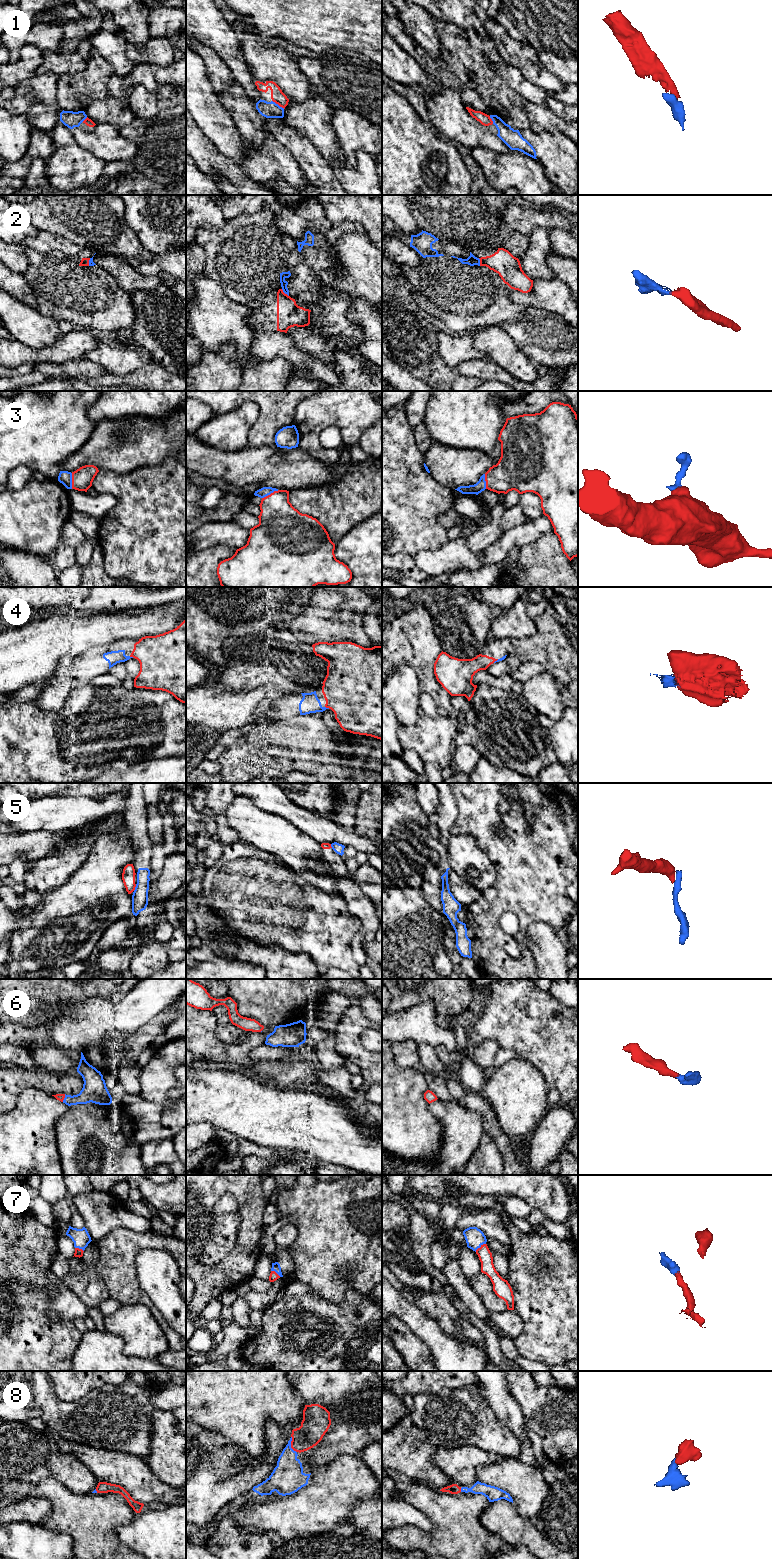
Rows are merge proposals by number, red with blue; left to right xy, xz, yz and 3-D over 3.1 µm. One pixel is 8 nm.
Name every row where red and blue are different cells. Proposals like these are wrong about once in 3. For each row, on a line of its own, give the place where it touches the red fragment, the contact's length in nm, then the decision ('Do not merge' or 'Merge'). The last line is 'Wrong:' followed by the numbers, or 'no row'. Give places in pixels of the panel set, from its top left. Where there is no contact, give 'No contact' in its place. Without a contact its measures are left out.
1: Touches red at xz (278, 104). Shared border 120 nm. Merge
2: Touches red at xz (284, 293). Shared border 90 nm. Do not merge
3: Touches red at xz (271, 493). Shared border 150 nm. Merge
4: Touches red at xz (327, 707). Shared border 40 nm. Merge
5: Touches red at xy (135, 886). Shared border 60 nm. Do not merge
6: Touches red at xy (64, 1097). Shared border 70 nm. Merge
7: Touches red at yz (481, 1246). Shared border 110 nm. Merge
8: Touches red at xz (291, 1444). Shared border 140 nm. Merge
Wrong: 2, 5

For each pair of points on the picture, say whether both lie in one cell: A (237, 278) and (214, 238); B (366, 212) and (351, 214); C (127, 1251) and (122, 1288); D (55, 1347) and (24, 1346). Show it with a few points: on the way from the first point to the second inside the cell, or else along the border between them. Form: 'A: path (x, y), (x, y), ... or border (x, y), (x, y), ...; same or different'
A: path (235, 268), (234, 258), (224, 248); same
B: path (362, 212), (355, 212); same
C: path (122, 1260), (122, 1279); same
D: path (47, 1347), (32, 1347); same

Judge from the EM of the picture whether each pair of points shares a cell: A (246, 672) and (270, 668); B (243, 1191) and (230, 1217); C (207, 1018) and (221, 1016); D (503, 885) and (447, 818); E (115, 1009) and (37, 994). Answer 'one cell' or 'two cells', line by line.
A: one cell
B: two cells
C: two cells
D: two cells
E: two cells

